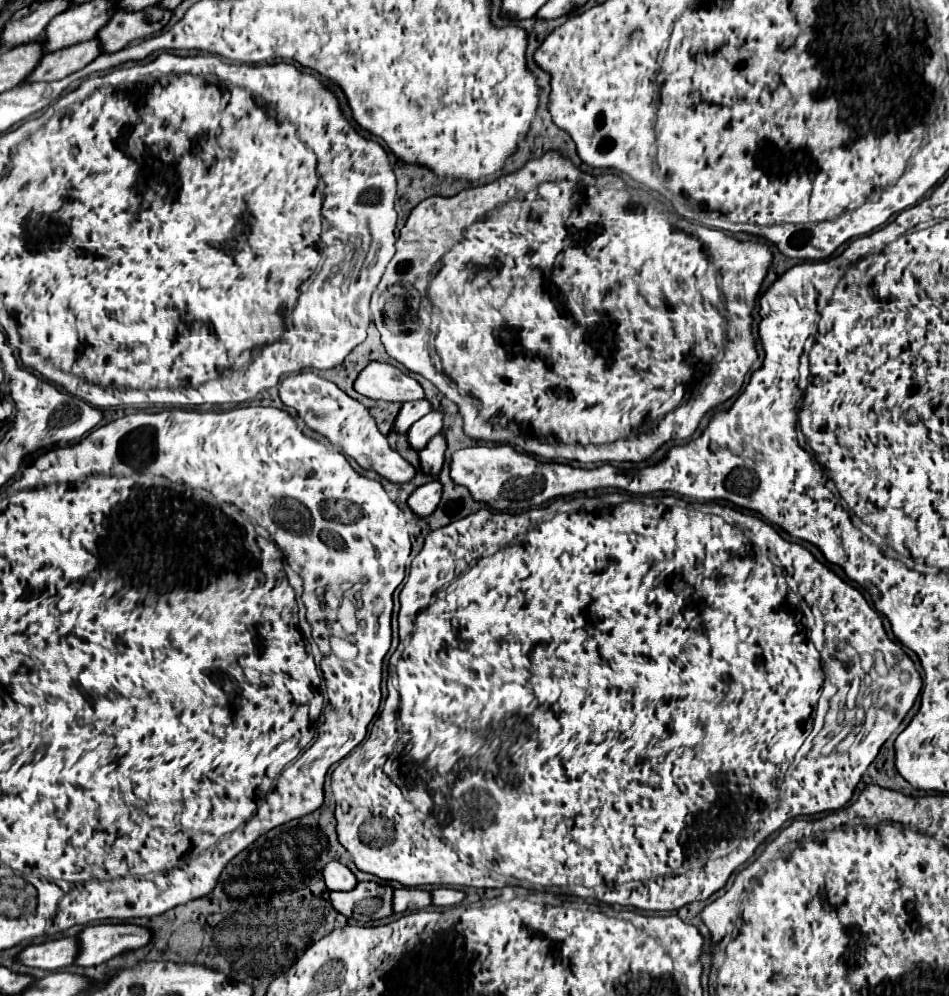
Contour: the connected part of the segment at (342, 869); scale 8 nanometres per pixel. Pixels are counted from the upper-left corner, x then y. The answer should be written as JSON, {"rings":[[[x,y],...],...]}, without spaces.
{"rings":[[[332,861],[324,865],[322,877],[328,891],[350,891],[356,885],[354,873],[340,861]]]}

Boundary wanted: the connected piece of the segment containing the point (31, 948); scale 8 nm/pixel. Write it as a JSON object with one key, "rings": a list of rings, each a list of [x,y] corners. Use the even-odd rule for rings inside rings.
{"rings":[[[64,937],[64,939],[44,941],[38,945],[28,945],[16,955],[16,961],[20,961],[26,967],[56,971],[60,967],[72,965],[74,957],[76,957],[76,939]]]}

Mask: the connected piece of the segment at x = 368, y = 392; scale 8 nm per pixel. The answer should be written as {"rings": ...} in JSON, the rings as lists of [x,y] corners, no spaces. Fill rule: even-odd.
{"rings":[[[368,363],[364,371],[356,377],[354,389],[374,401],[416,401],[424,399],[424,391],[420,383],[408,375],[404,375],[400,369],[388,365],[388,363]]]}

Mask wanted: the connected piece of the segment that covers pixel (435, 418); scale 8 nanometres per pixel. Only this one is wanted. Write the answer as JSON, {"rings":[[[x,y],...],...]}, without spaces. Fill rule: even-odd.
{"rings":[[[430,411],[428,415],[424,415],[422,419],[418,419],[410,429],[408,429],[408,445],[414,451],[422,451],[426,447],[426,443],[440,433],[442,429],[442,413],[438,411]]]}

